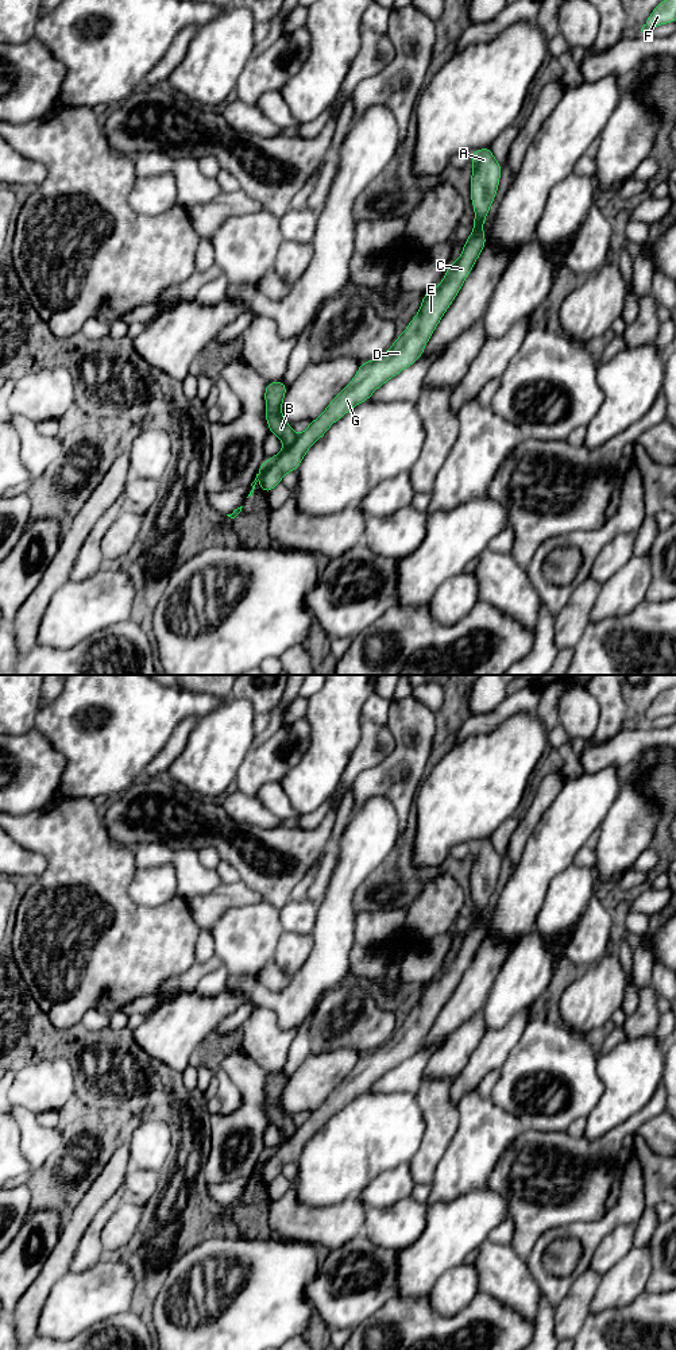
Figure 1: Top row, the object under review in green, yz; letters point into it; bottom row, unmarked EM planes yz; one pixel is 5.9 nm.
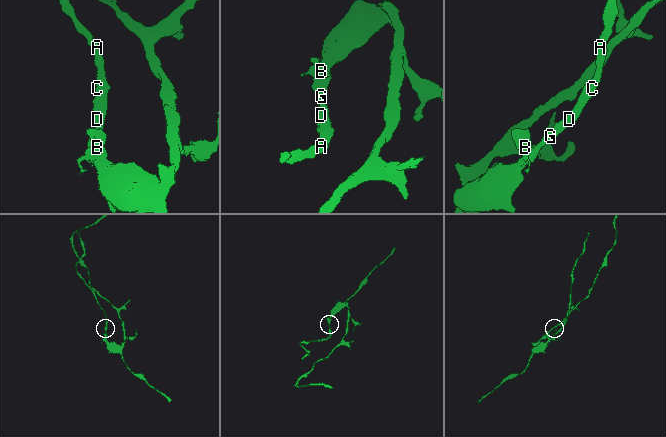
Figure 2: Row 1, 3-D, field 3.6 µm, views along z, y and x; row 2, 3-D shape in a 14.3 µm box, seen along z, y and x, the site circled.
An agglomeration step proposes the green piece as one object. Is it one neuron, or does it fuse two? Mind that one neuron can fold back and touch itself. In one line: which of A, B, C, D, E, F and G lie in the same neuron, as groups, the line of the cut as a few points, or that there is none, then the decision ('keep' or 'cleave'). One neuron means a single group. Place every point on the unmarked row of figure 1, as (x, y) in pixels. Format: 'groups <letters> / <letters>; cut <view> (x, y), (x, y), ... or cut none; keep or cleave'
groups A C D E F G / B; cut yz (297, 1127), (261, 1167); cleave

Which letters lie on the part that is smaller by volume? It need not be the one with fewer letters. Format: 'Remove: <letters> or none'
Remove: B

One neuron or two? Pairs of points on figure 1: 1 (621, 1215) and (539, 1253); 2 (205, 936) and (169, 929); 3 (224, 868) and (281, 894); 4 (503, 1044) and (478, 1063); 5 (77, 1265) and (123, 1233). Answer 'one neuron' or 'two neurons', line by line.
1: one neuron
2: two neurons
3: two neurons
4: one neuron
5: two neurons

